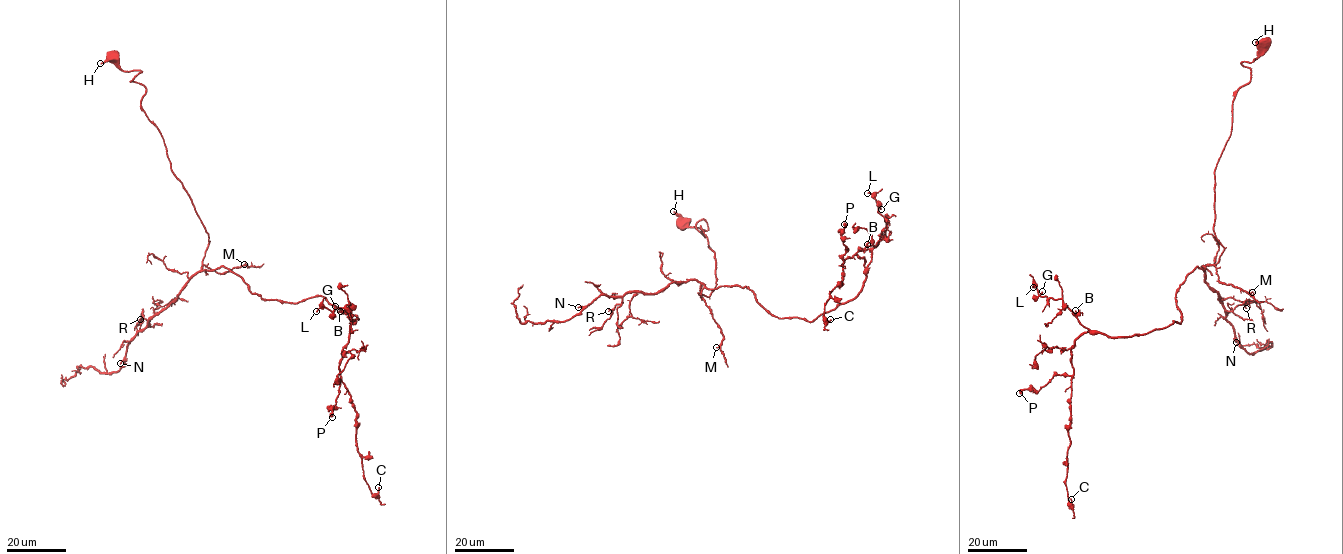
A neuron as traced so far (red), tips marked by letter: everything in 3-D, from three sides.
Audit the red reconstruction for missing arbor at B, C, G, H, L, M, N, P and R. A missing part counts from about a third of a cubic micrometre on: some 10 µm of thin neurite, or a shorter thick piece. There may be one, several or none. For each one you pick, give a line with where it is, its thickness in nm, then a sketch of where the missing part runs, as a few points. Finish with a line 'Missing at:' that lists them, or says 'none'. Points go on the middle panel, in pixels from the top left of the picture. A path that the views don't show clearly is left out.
N: place (578, 307); calibre 240 nm; course (578, 307), (559, 309), (557, 305), (560, 302), (557, 303), (548, 288), (537, 281), (515, 278)
Missing at: N

